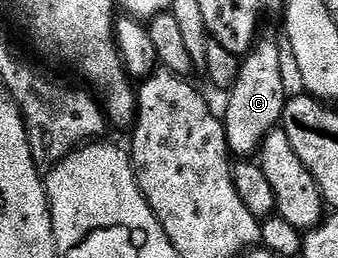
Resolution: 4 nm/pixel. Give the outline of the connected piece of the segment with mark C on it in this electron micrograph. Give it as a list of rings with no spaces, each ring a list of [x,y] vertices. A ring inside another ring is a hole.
[[[271,37],[261,38],[240,62],[235,84],[228,92],[228,101],[223,112],[225,138],[230,152],[240,158],[248,158],[260,148],[270,130],[280,124],[288,94],[285,95],[281,49]]]

